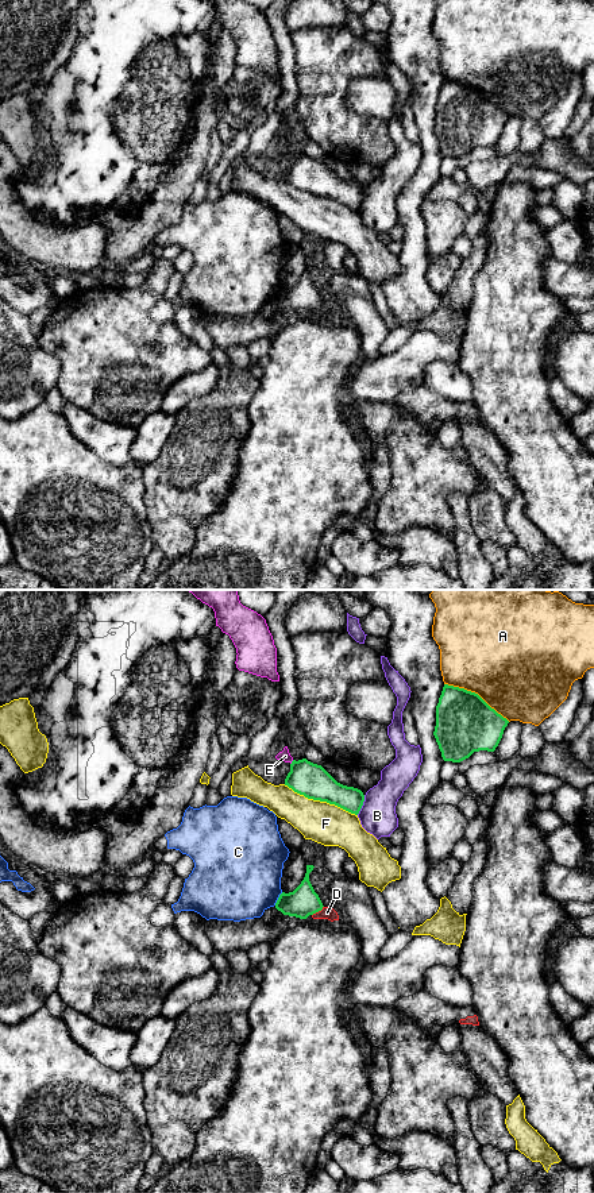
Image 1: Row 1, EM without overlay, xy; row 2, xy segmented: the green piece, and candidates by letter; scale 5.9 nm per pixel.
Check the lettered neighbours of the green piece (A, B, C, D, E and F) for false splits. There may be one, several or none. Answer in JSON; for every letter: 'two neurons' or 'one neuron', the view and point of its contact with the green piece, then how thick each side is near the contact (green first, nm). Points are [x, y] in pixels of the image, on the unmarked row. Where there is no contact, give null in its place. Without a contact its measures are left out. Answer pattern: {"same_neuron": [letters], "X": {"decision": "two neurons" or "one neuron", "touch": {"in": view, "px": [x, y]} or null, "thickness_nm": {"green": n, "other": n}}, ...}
{"same_neuron": [], "A": {"decision": "two neurons", "touch": {"in": "xy", "px": [477, 89]}, "thickness_nm": {"green": 360, "other": 500}}, "B": {"decision": "two neurons", "touch": {"in": "xy", "px": [362, 200]}, "thickness_nm": {"green": 160, "other": 220}}, "C": {"decision": "two neurons", "touch": {"in": "xy", "px": [278, 294]}, "thickness_nm": {"green": 180, "other": 460}}, "D": {"decision": "two neurons", "touch": {"in": "xy", "px": [317, 307]}, "thickness_nm": {"green": 180, "other": 80}}, "E": {"decision": "two neurons", "touch": {"in": "xy", "px": [292, 158]}, "thickness_nm": {"green": 200, "other": 70}}, "F": {"decision": "two neurons", "touch": {"in": "xy", "px": [320, 196]}, "thickness_nm": {"green": 200, "other": 240}}}

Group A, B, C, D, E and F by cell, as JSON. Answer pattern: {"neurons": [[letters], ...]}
{"neurons": [["A"], ["B"], ["C"], ["D"], ["E"], ["F"]]}

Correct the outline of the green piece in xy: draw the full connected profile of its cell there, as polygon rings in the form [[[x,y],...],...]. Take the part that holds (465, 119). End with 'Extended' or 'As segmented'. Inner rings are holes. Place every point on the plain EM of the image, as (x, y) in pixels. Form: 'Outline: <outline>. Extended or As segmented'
Outline: [[[444,80],[433,131],[443,155],[460,158],[474,147],[494,147],[508,119],[478,89]]]. As segmented

